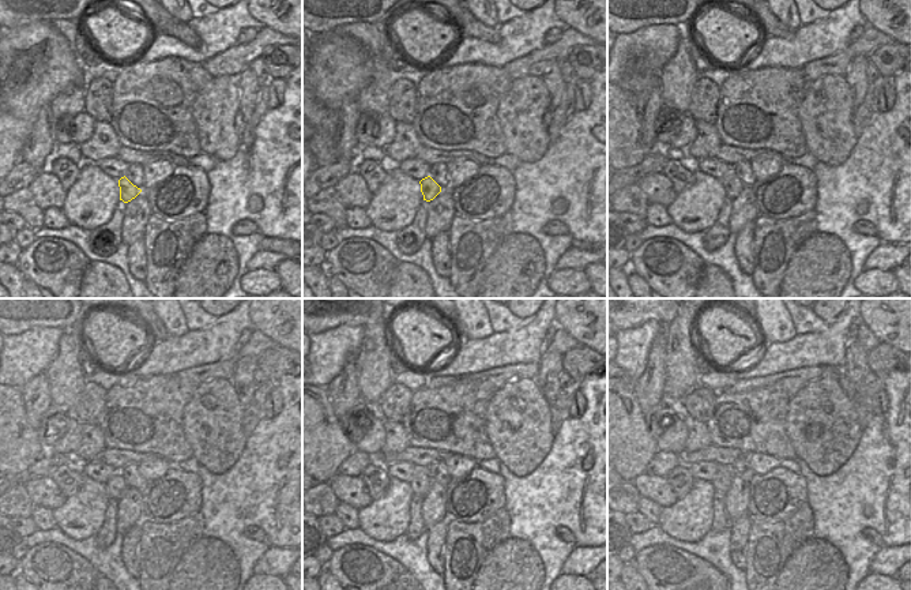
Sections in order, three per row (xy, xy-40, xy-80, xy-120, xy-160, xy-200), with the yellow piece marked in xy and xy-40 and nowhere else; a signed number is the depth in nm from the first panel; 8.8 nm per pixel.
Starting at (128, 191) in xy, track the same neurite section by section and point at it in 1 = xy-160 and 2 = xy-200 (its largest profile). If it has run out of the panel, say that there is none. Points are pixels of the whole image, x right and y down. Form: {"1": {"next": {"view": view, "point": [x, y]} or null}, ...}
{"1": {"next": {"view": "xy-160", "point": [421, 484]}}, "2": {"next": {"view": "xy-200", "point": [722, 481]}}}

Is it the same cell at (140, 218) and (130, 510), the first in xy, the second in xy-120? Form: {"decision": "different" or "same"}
{"decision": "same"}

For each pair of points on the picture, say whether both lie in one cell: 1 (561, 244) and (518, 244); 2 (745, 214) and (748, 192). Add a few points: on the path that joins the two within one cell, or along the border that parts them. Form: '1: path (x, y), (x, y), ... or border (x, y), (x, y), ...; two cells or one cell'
1: border (512, 230), (538, 241), (544, 275); two cells
2: path (745, 209), (746, 198); one cell

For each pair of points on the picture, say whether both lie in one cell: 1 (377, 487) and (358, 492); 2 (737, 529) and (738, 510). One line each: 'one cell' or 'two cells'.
1: two cells
2: two cells

